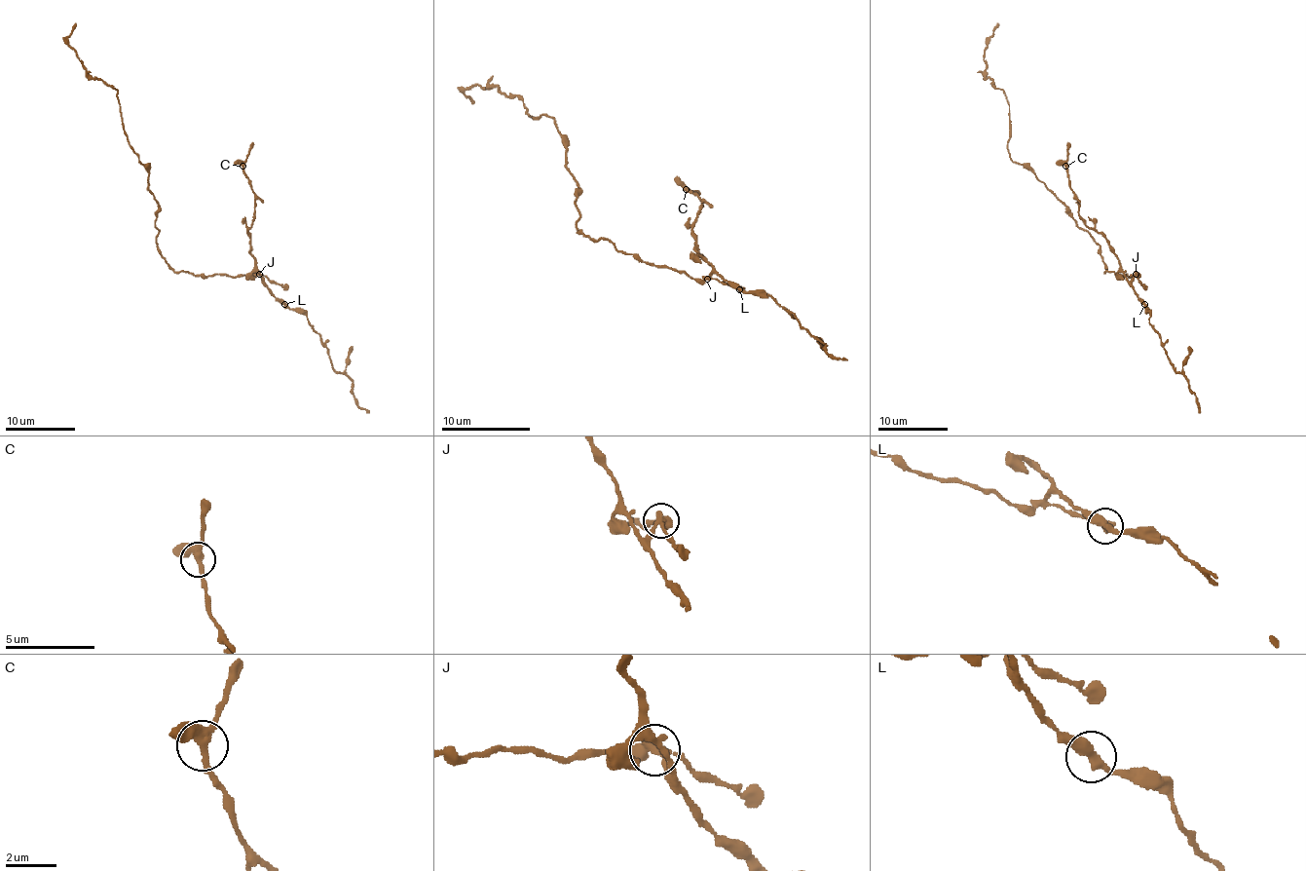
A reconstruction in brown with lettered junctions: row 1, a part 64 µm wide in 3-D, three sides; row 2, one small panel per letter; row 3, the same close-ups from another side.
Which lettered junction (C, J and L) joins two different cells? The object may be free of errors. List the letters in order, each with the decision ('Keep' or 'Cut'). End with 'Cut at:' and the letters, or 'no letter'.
C: Keep
J: Cut
L: Keep
Cut at: J

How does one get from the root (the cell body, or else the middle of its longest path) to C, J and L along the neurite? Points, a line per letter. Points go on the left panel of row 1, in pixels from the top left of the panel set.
C: (162, 253), (176, 271), (205, 277), (258, 273), (263, 280), (251, 253), (247, 231), (255, 192), (242, 166)
J: (162, 253), (176, 271), (205, 277), (258, 275)
L: (162, 253), (176, 271), (205, 277), (258, 275), (267, 288), (284, 304)

